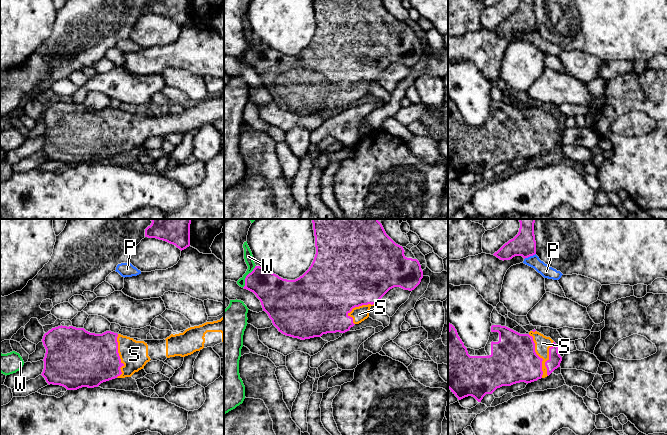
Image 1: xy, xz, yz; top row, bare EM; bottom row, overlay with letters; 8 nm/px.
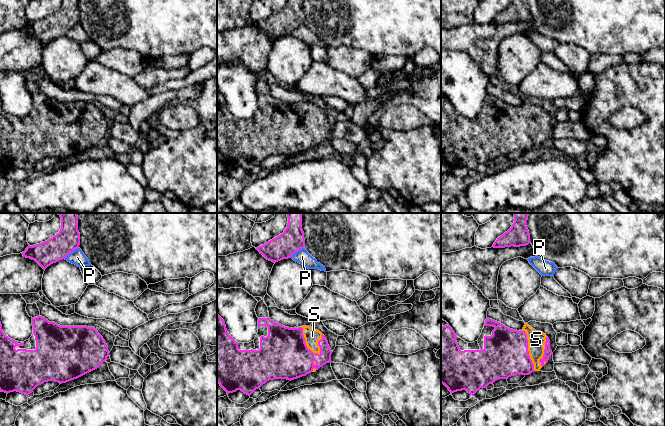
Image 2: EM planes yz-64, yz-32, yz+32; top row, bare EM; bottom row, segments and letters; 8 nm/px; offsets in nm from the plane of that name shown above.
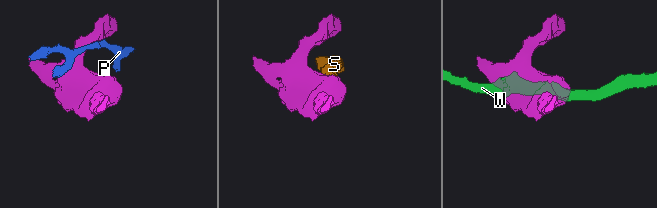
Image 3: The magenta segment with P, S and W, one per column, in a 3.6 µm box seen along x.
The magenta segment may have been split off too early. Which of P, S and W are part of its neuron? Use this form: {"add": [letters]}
{"add": ["S"]}

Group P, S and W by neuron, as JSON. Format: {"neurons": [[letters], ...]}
{"neurons": [["P"], ["S"], ["W"]]}

